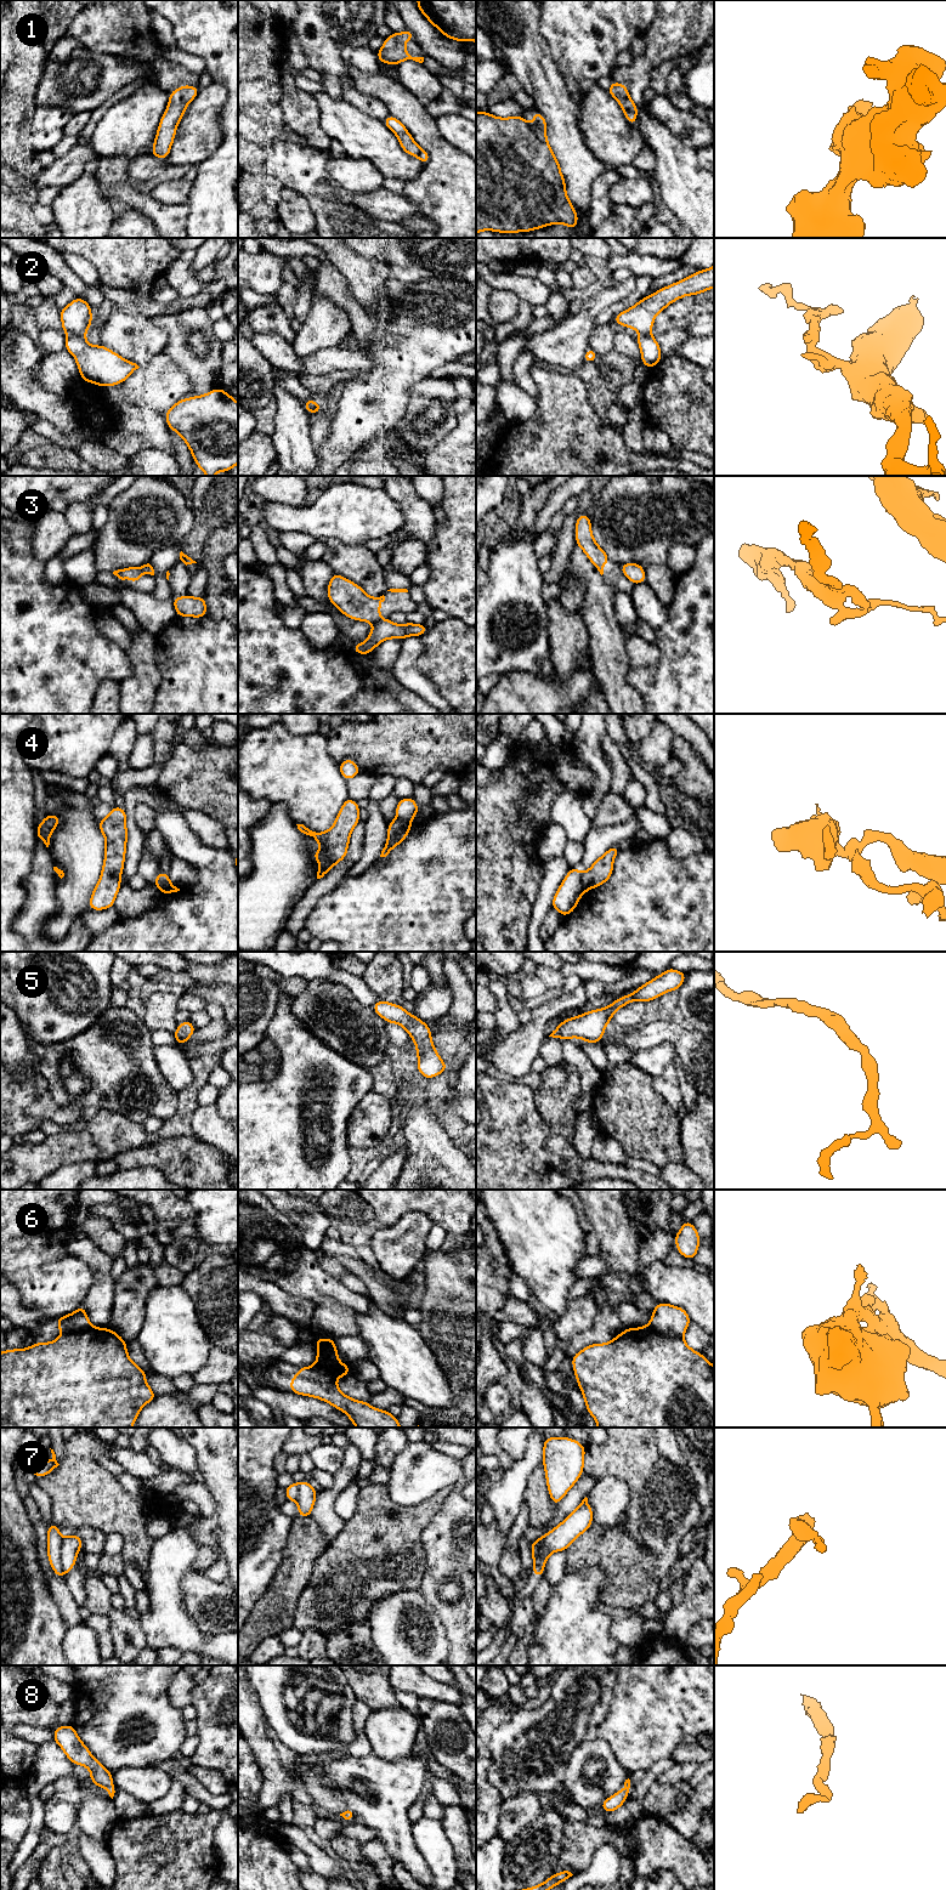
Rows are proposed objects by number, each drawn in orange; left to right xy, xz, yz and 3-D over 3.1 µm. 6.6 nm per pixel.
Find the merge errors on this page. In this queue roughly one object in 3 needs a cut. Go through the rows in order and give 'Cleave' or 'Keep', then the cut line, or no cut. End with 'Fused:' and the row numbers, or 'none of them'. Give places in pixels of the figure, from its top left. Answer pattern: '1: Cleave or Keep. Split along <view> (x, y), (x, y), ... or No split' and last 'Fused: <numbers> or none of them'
1: Keep. No split
2: Cleave. Split along xy (67, 333), (84, 335)
3: Cleave. Split along xz (379, 619), (374, 624)
4: Cleave. Split along yz (581, 874), (581, 881), (585, 890)
5: Keep. No split
6: Cleave. Split along yz (650, 1324), (661, 1333), (681, 1338)
7: Cleave. Split along xy (61, 1538), (61, 1567), (66, 1573)
8: Keep. No split
Fused: 2, 3, 4, 6, 7

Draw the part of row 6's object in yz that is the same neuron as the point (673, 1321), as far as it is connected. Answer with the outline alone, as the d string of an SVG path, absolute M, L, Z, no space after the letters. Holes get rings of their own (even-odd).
M667 1302L657 1304L650 1318L650 1326L653 1329L672 1338L682 1338L690 1323L686 1310Z

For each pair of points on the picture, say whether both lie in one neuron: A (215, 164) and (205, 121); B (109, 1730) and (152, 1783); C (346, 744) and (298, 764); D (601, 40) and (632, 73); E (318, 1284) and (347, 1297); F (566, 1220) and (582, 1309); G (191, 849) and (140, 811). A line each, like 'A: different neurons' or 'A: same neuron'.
A: different neurons
B: different neurons
C: different neurons
D: different neurons
E: same neuron
F: different neurons
G: different neurons

